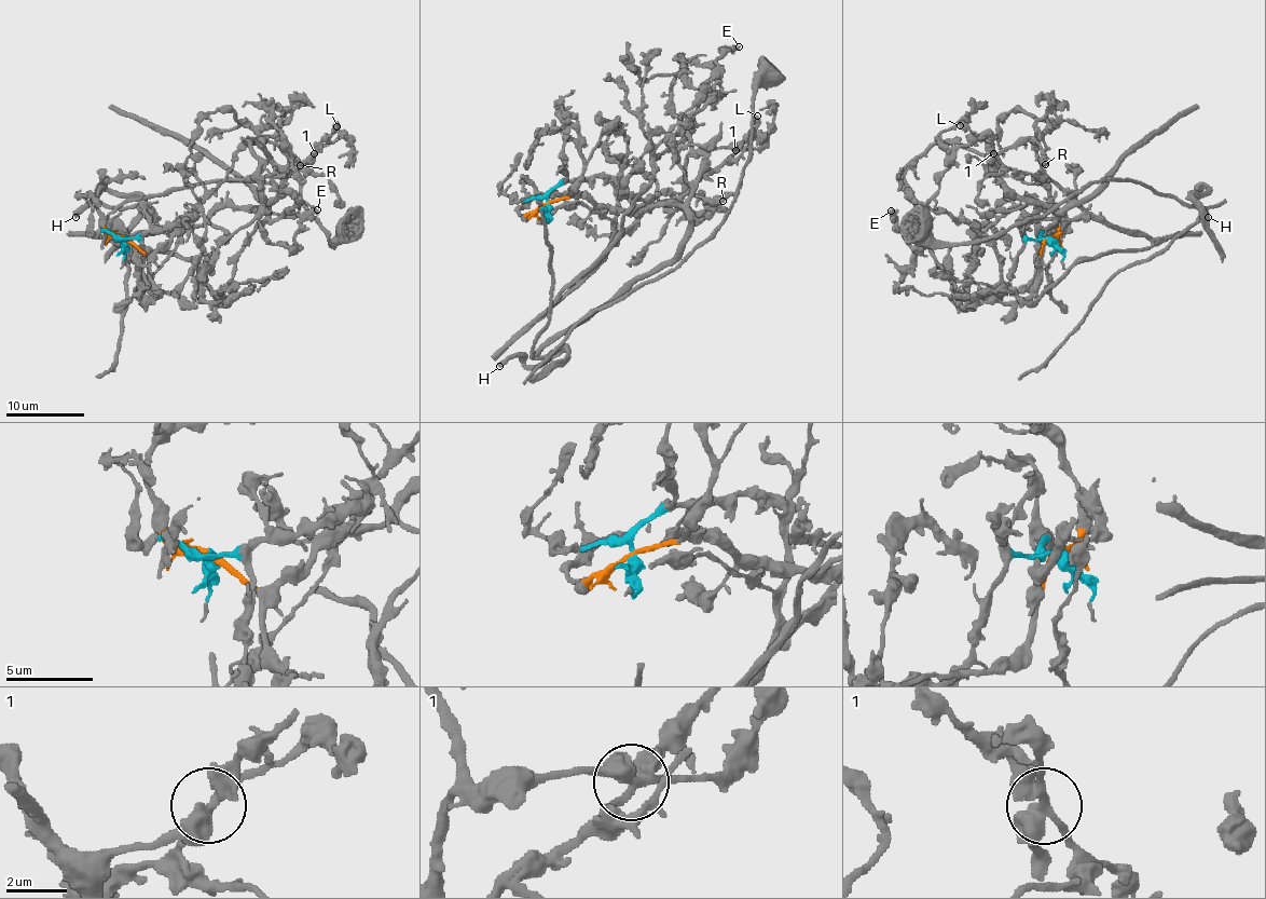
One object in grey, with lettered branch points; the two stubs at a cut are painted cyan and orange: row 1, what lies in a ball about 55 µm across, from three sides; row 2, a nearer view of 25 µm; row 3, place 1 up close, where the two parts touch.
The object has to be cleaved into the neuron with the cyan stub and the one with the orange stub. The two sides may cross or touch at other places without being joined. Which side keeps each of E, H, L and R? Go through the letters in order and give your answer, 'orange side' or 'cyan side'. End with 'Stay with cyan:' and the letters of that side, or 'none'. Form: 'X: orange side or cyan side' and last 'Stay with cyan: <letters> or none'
E: orange side
H: cyan side
L: cyan side
R: orange side
Stay with cyan: H, L

